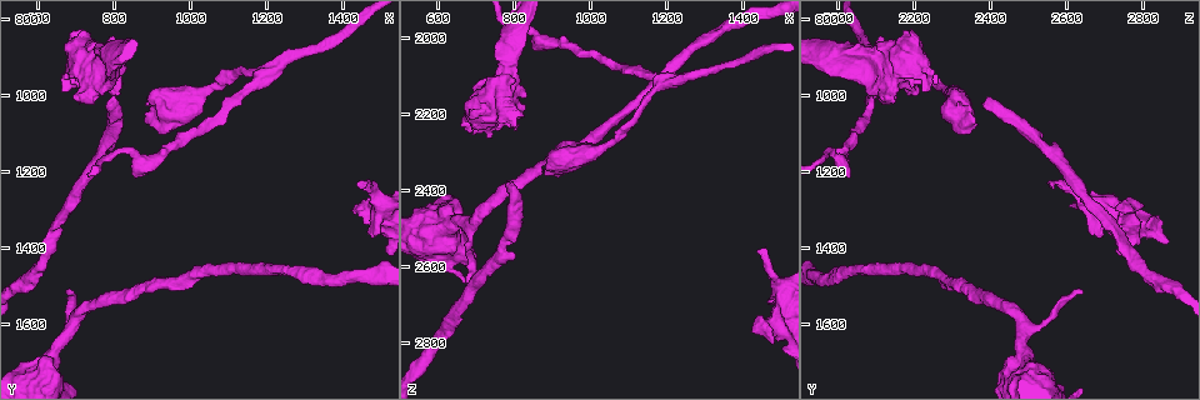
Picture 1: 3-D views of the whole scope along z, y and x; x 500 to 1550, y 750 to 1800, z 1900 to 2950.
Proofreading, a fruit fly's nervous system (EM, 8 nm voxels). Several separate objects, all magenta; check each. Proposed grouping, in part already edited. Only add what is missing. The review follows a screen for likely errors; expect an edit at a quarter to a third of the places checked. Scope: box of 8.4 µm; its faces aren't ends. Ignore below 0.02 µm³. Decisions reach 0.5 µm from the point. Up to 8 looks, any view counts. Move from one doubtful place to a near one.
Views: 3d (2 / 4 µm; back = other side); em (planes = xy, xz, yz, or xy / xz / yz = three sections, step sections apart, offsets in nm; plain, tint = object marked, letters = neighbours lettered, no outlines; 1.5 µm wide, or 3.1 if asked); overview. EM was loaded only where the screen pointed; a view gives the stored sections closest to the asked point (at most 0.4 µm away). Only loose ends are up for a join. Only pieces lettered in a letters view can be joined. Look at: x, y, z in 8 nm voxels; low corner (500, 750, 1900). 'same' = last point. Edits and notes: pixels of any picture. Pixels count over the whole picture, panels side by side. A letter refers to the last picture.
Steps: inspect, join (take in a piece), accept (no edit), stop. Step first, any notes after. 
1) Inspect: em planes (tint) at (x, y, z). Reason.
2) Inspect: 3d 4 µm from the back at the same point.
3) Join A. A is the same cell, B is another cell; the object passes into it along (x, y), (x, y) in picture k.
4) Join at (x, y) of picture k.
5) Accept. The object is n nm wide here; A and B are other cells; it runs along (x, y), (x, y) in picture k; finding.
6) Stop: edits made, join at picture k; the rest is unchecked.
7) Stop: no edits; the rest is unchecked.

Inspect: em planes (letters) at (1445, 1245, 2560). Free end.

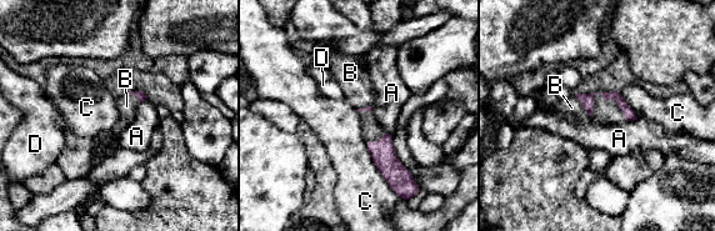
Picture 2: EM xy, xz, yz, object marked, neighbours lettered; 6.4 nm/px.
Join B. The longest contact is with B, 380 nm; B is the same cell, A, C and D are other cells; the object passes into it along (585, 99), (594, 95), (571, 108) in picture 2; the cell continues.

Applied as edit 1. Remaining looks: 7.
Inspect: overview. Redraw.

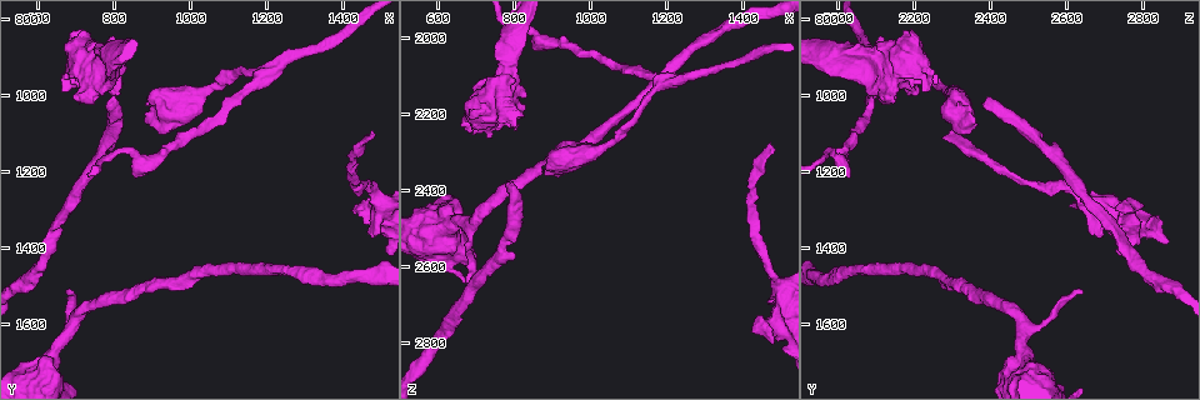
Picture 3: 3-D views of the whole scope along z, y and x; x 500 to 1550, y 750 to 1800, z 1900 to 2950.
Inspect: 3d 4 µm at (1475, 1105, 2285). End of a long branch.

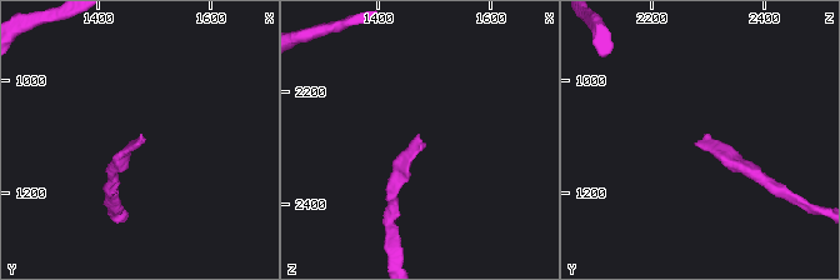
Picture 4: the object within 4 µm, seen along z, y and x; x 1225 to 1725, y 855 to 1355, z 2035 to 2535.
Inspect: em planes (letters) at (1475, 1105, 2280). Now the EM.

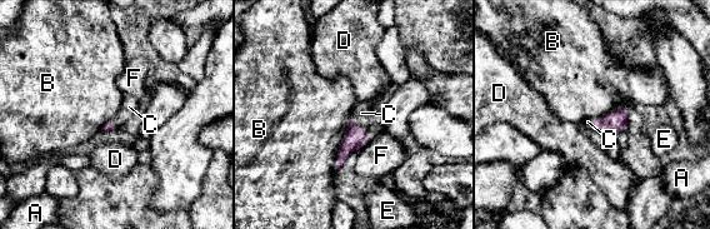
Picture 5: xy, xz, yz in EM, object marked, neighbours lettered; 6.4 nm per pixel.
Join C. C is the same cell, A, B, D, E and F are other cells; the object passes into it along (354, 138), (359, 125), (361, 113) in picture 5; the cell continues.

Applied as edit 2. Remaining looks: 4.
Inspect: overview. Redraw.

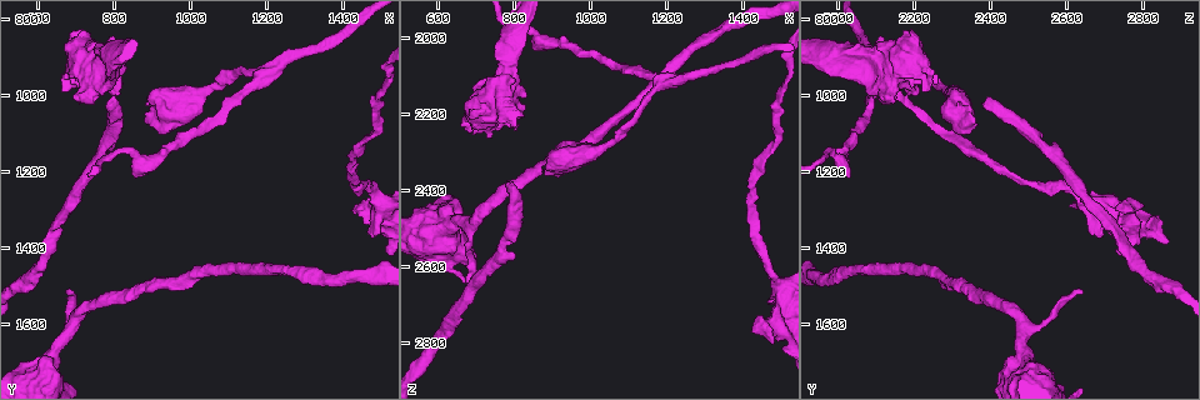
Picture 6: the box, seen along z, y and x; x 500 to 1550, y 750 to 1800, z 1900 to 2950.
Inspect: 3d 2 µm at (790, 1025, 2380). An open end.

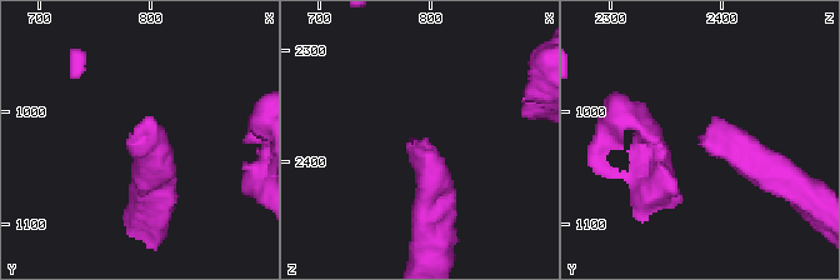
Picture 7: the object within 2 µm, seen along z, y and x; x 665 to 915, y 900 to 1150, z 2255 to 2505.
Inspect: em planes (tint) at (786, 1022, 2380).

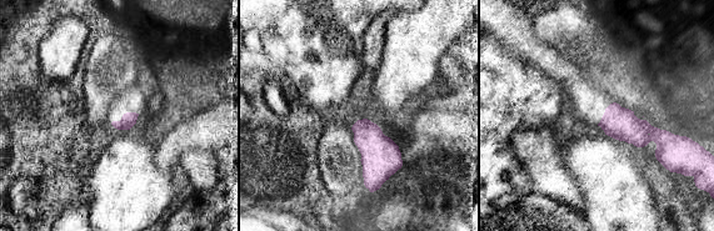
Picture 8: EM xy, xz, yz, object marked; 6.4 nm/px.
Inspect: em planes (letters) at the same point.

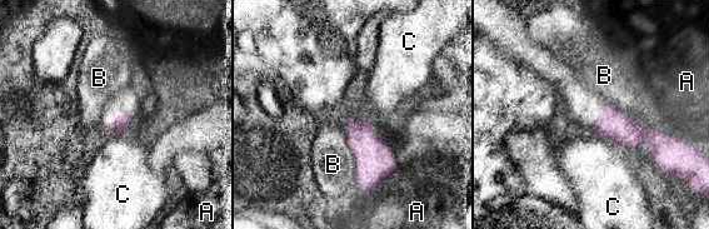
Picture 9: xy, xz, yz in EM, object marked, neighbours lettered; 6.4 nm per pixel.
Accept. A, B and C are other cells; a border runs along (618, 108), (627, 113) in picture 9; none of them fits.

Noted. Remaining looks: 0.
Stop: edits made, join at picture 2, join at picture 5; the rest is unchecked.

